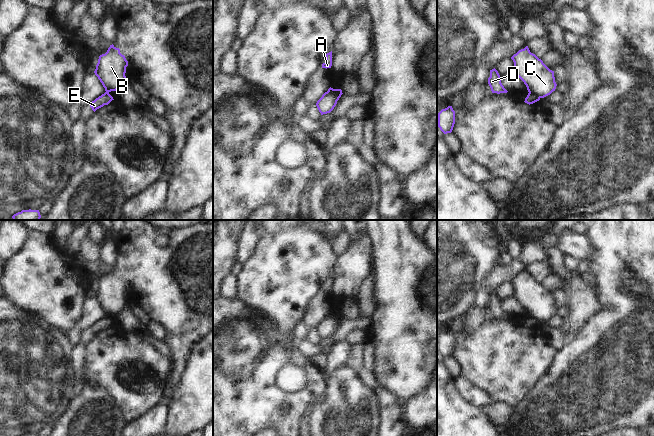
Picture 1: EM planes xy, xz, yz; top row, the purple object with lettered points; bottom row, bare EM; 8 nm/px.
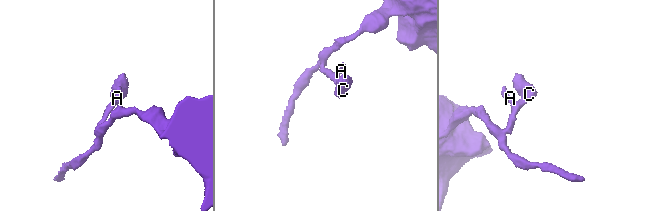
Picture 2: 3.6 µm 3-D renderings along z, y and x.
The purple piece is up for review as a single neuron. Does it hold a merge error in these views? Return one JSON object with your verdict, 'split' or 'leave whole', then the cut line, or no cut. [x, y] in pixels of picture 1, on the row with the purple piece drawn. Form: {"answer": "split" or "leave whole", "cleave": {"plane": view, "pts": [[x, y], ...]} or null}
{"answer": "split", "cleave": {"plane": "yz", "pts": [[529, 91], [540, 97]]}}

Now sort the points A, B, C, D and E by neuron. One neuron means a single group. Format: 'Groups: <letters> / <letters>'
Groups: A D E / B C

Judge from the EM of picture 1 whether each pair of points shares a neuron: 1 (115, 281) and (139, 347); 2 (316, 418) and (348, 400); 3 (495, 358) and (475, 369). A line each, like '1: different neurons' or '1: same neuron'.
1: different neurons
2: same neuron
3: same neuron

